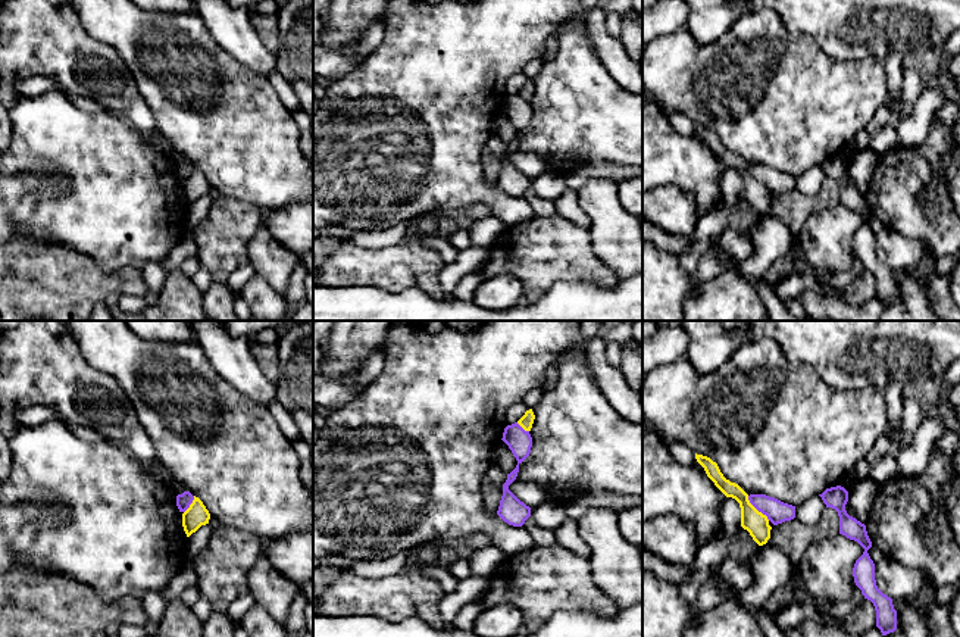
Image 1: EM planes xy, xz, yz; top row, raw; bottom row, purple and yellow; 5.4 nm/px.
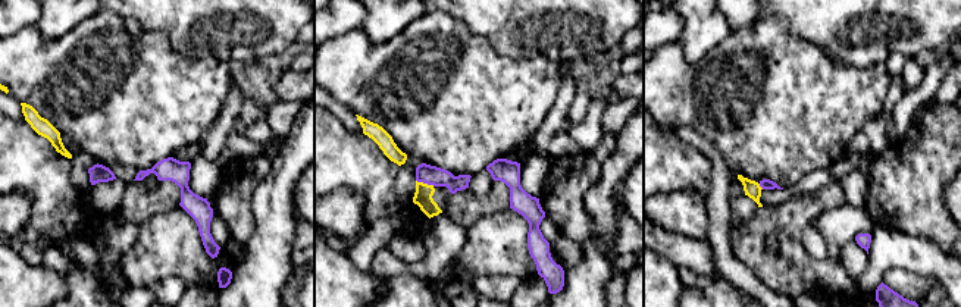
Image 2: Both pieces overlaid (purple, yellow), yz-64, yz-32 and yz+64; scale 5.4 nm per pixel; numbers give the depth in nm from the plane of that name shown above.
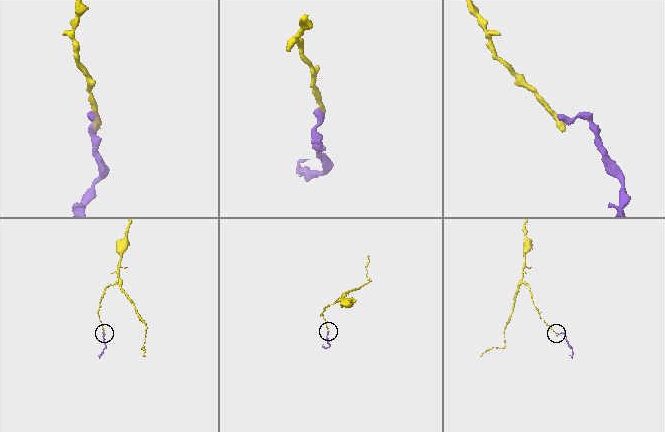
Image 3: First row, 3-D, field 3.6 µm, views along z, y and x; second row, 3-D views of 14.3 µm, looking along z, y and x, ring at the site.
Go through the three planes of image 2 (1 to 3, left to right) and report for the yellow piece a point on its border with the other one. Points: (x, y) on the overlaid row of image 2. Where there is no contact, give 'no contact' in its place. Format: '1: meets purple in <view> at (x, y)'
1: no contact
2: meets purple in yz-32 at (425, 182)
3: meets purple in yz+64 at (761, 187)

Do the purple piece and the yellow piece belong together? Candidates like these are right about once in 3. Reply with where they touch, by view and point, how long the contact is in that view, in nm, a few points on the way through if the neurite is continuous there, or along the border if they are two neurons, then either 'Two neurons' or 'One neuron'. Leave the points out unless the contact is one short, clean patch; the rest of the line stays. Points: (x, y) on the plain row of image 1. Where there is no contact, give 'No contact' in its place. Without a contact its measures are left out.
Touches purple at yz (757, 180). Shared border 180 nm. Boundary: yz (747, 166), (769, 190). Two neurons

